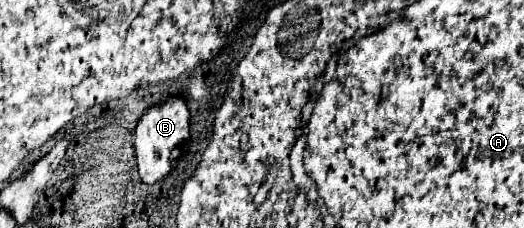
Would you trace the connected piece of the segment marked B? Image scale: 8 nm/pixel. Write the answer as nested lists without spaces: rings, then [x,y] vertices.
[[[173,98],[161,106],[149,108],[137,124],[137,138],[135,138],[137,168],[139,168],[141,180],[145,184],[163,182],[171,172],[171,164],[169,164],[171,152],[175,148],[183,148],[187,152],[189,138],[191,138],[191,134],[189,134],[189,110],[187,110],[183,98]]]

